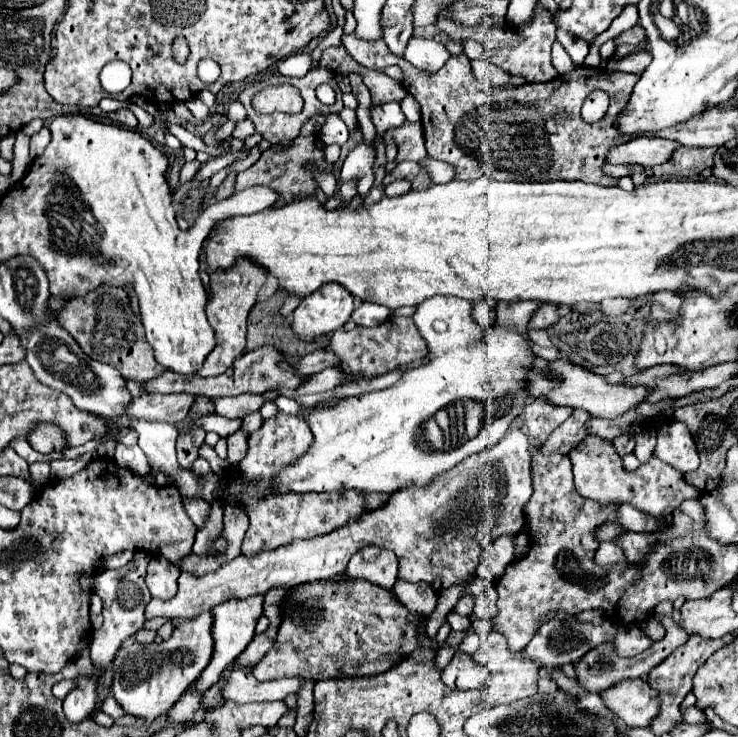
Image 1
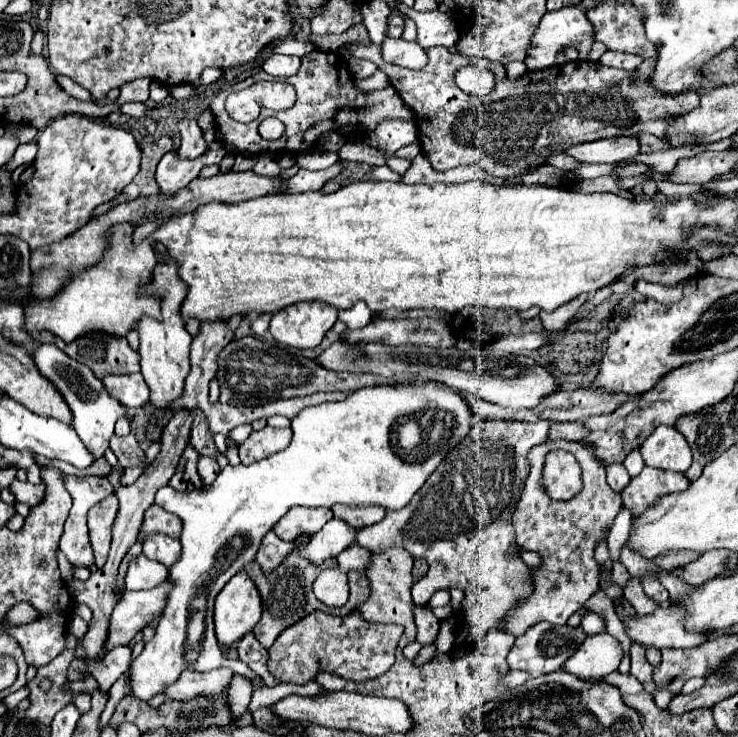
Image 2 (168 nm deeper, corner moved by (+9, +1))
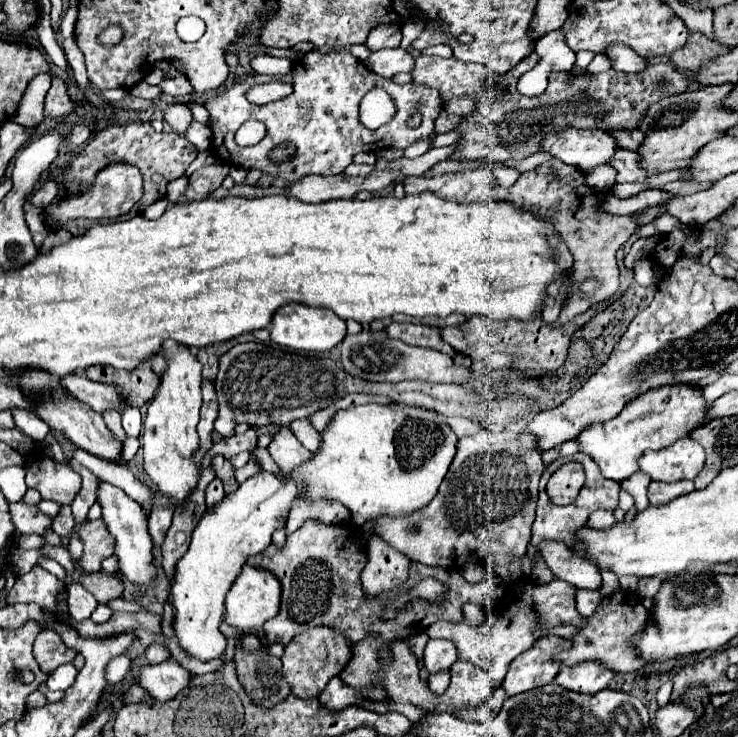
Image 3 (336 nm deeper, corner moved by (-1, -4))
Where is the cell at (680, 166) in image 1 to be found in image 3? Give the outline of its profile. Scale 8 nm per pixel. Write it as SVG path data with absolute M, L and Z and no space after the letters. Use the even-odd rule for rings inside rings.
M609 130L609 134L615 138L615 142L619 142L619 146L637 152L641 142L645 140L641 130Z

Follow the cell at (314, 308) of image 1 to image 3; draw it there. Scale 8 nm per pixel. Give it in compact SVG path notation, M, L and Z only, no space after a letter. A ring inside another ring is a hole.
M289 302L287 306L281 306L273 314L269 332L271 332L271 342L279 346L293 348L293 350L305 350L305 352L327 352L345 338L347 328L341 318L335 318L335 314L331 314L331 310Z

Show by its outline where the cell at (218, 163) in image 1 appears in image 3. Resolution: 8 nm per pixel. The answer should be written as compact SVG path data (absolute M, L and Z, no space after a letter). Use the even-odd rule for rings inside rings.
M181 176L181 178L177 178L177 180L171 180L171 182L167 184L167 200L169 200L171 204L175 204L175 202L183 196L185 188L187 188L187 178L185 178L185 176Z

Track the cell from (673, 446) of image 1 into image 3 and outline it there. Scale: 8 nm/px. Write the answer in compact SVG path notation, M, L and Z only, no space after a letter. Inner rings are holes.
M685 436L663 450L647 450L639 458L641 472L659 482L693 480L705 464L705 452L699 442Z

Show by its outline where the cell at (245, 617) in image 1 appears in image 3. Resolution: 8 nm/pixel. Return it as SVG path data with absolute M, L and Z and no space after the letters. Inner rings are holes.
M243 566L239 578L233 582L231 592L227 592L225 598L225 622L241 630L255 630L279 612L279 602L281 586L279 580L275 580L275 574L271 574L269 570L257 570L255 566Z

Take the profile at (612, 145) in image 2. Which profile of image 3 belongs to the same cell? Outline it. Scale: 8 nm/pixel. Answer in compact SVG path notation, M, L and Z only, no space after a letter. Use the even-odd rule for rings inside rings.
M567 128L563 132L547 134L541 142L541 152L559 158L577 170L589 170L599 164L607 164L617 142L603 130L575 130Z

